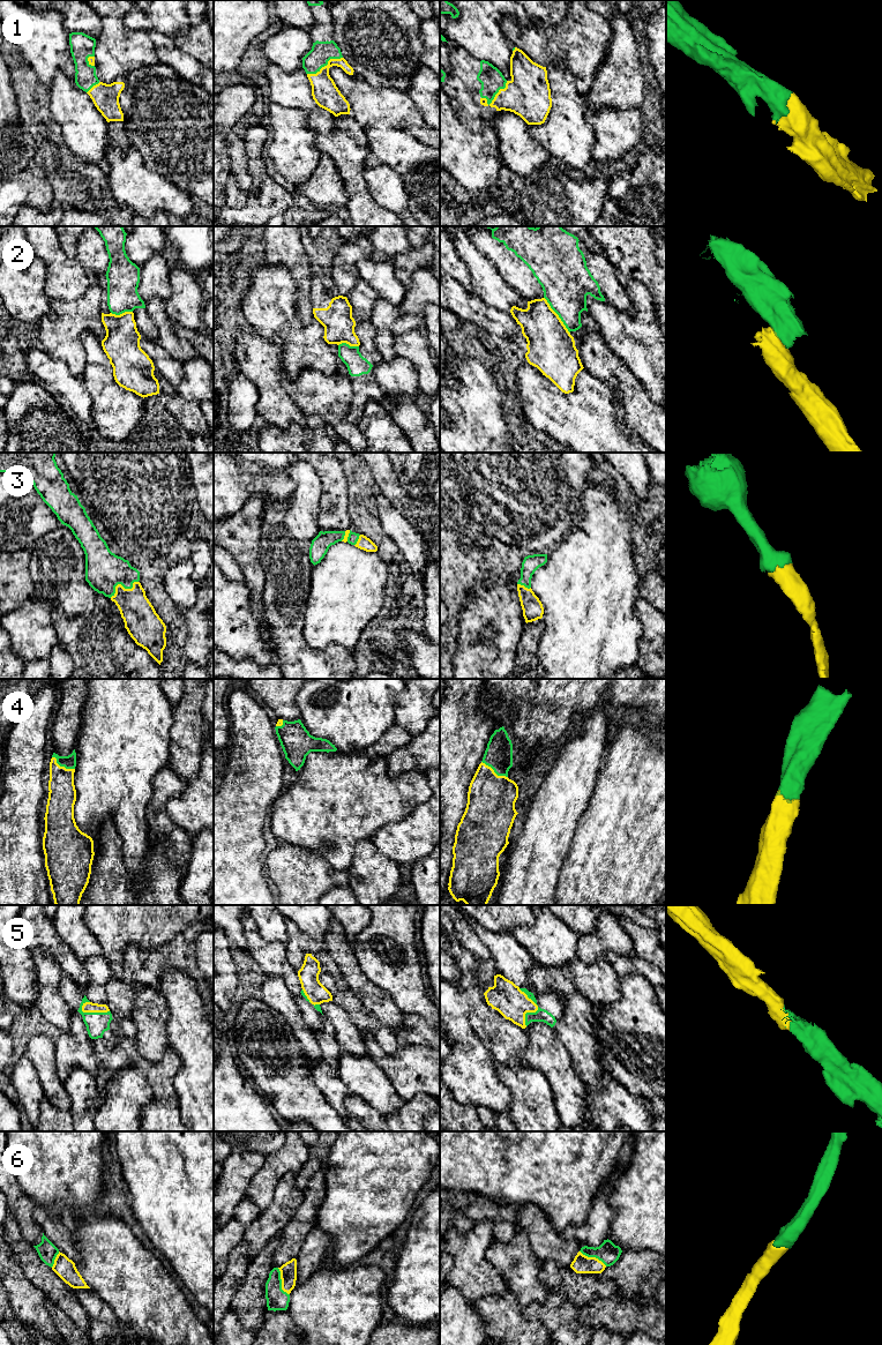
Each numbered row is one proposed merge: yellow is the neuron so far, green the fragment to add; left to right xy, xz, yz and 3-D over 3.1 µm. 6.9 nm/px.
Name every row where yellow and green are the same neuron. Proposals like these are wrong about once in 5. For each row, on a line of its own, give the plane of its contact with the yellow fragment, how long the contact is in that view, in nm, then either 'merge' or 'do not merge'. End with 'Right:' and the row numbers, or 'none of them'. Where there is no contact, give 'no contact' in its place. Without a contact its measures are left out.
1: contact in xz; length 280 nm; merge
2: contact in yz; length 320 nm; do not merge
3: contact in xy; length 240 nm; merge
4: contact in yz; length 220 nm; merge
5: contact in yz; length 280 nm; merge
6: contact in xz; length 200 nm; merge
Right: 1, 3, 4, 5, 6

